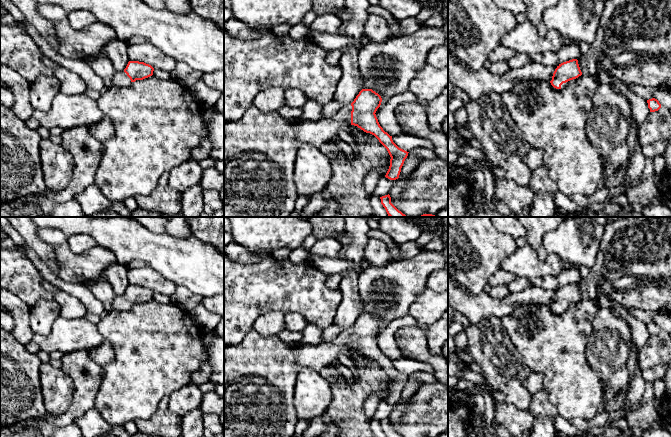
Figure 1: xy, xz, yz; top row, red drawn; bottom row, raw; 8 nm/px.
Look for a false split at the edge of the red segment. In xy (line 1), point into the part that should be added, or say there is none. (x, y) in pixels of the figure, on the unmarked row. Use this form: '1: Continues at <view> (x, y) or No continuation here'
1: Continues at xy (120, 303)

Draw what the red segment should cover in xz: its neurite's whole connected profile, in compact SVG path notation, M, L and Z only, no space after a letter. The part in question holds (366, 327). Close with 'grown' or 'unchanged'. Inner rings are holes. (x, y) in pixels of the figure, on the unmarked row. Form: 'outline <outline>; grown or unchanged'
outline M362 313L351 328L341 331L334 340L317 345L287 344L278 336L263 336L254 329L246 332L239 343L224 345L224 437L294 437L298 418L291 402L297 374L304 368L319 372L349 349L357 350L379 364L391 381L385 401L390 404L398 403L409 376L399 372L393 366L392 360L380 350L375 337L381 326L382 322L378 317L372 313Z; grown

